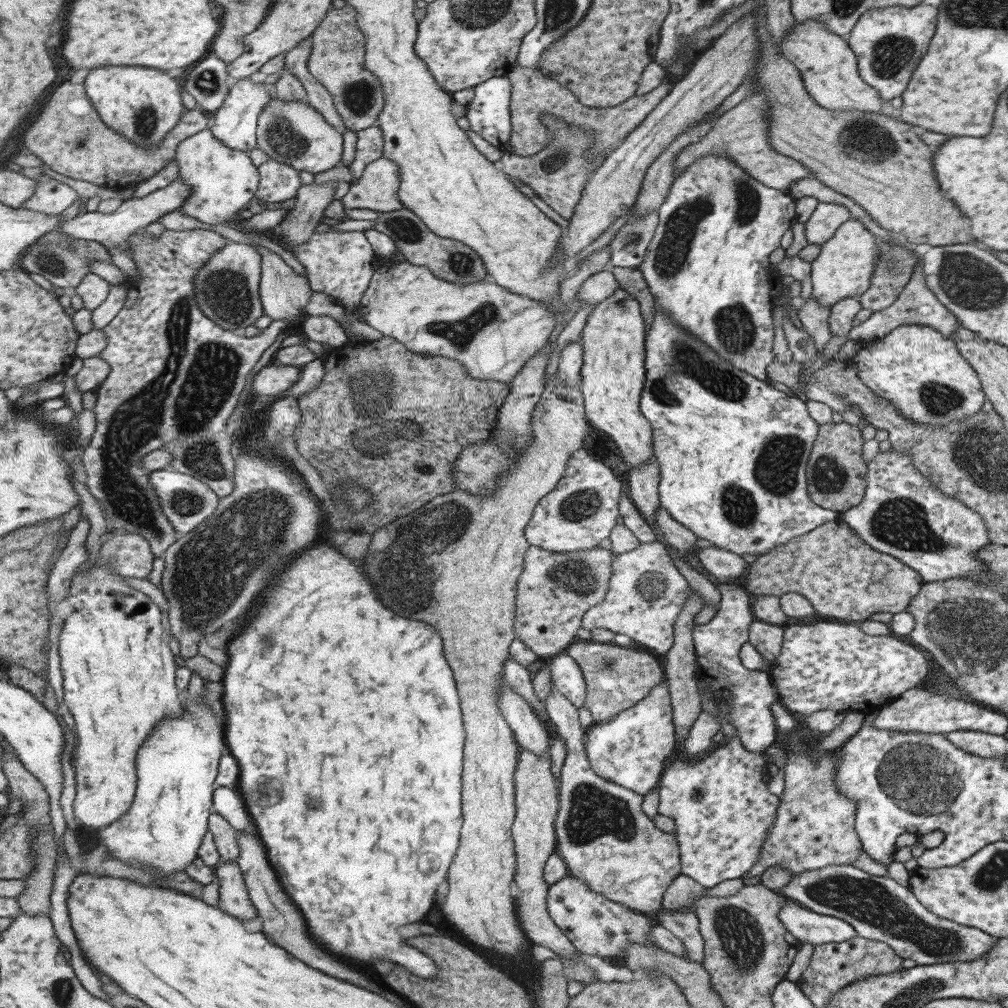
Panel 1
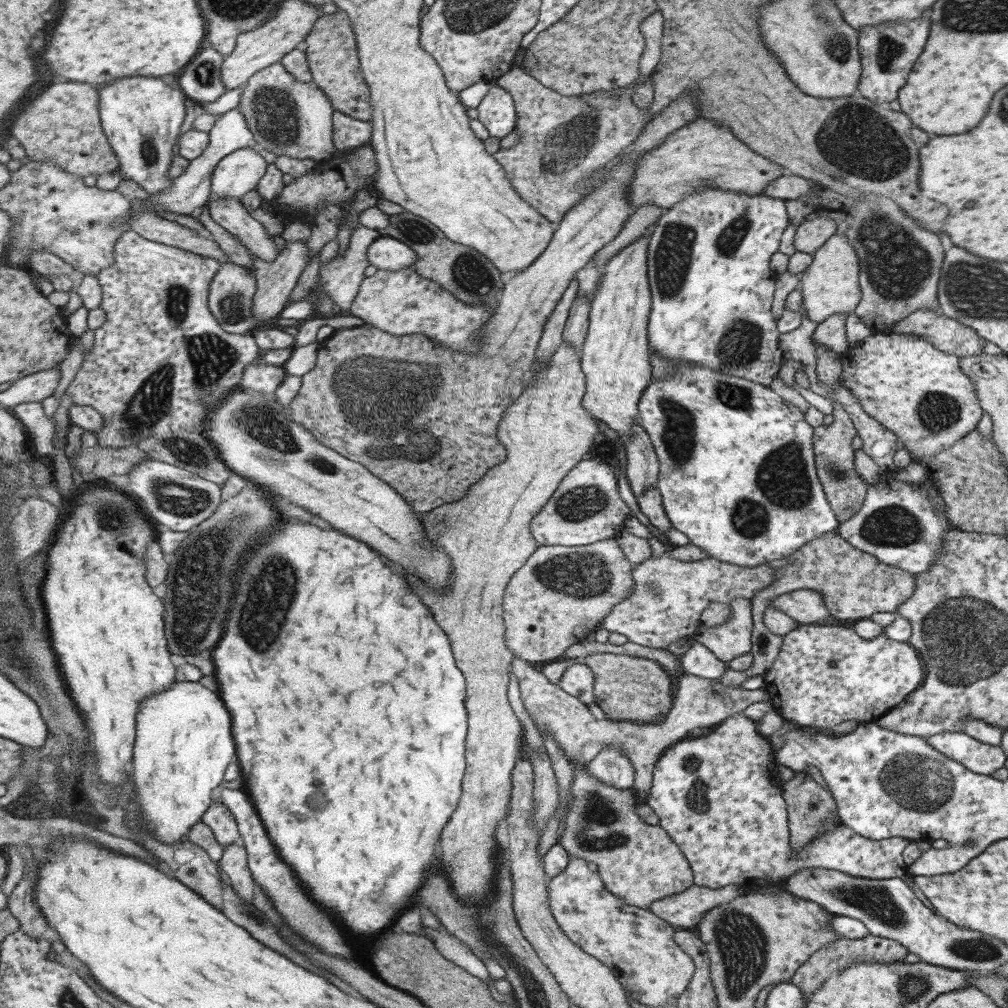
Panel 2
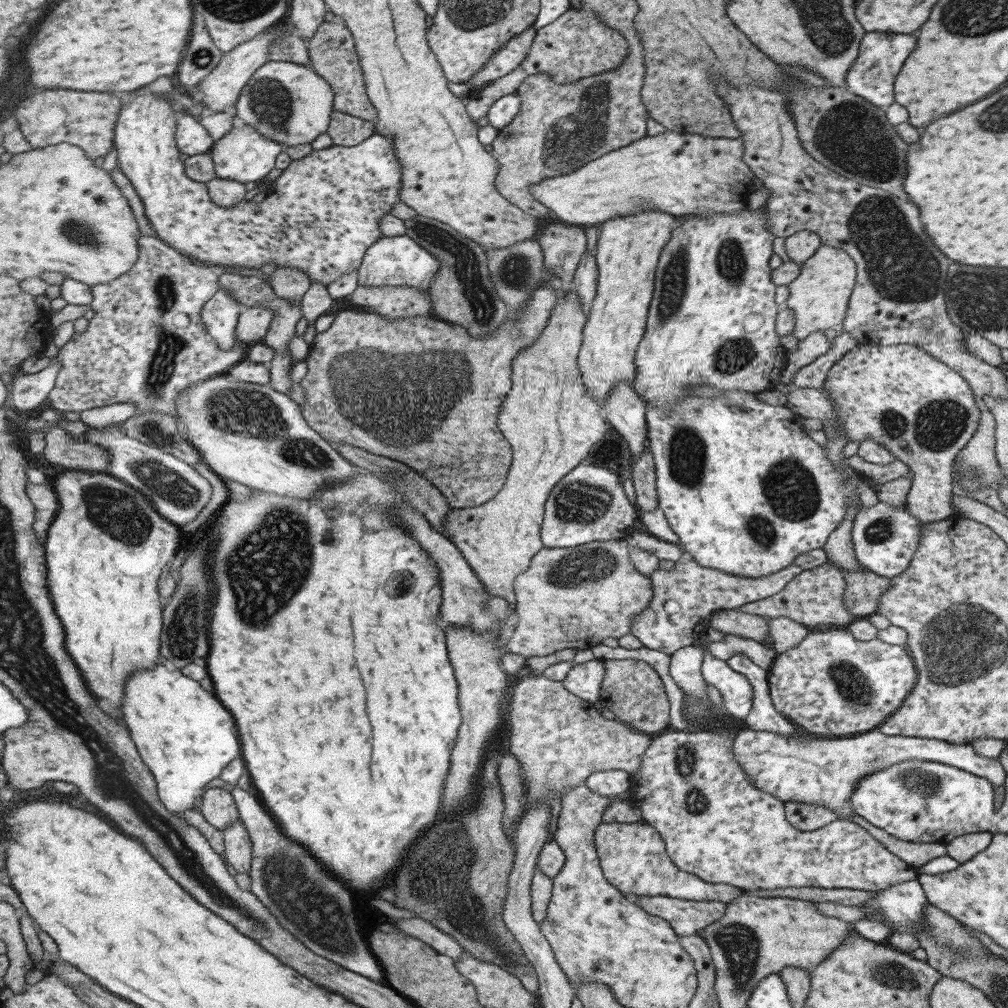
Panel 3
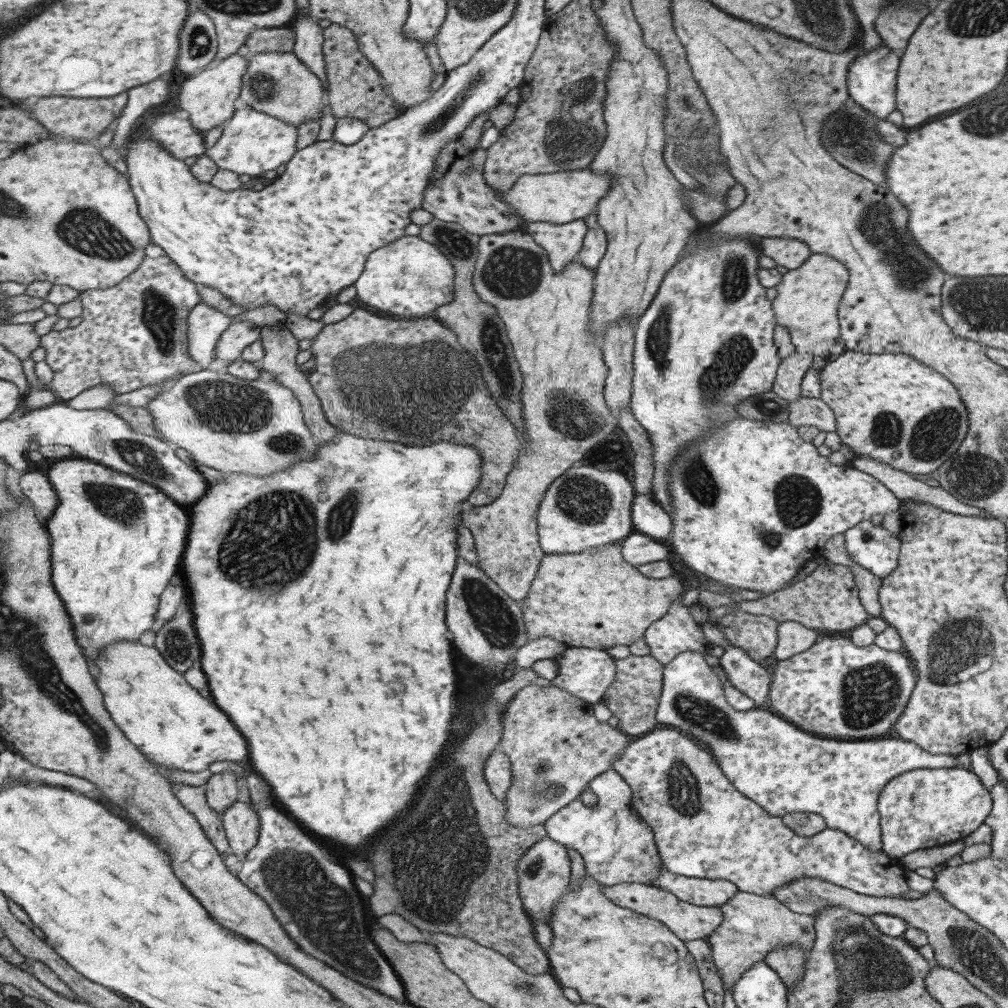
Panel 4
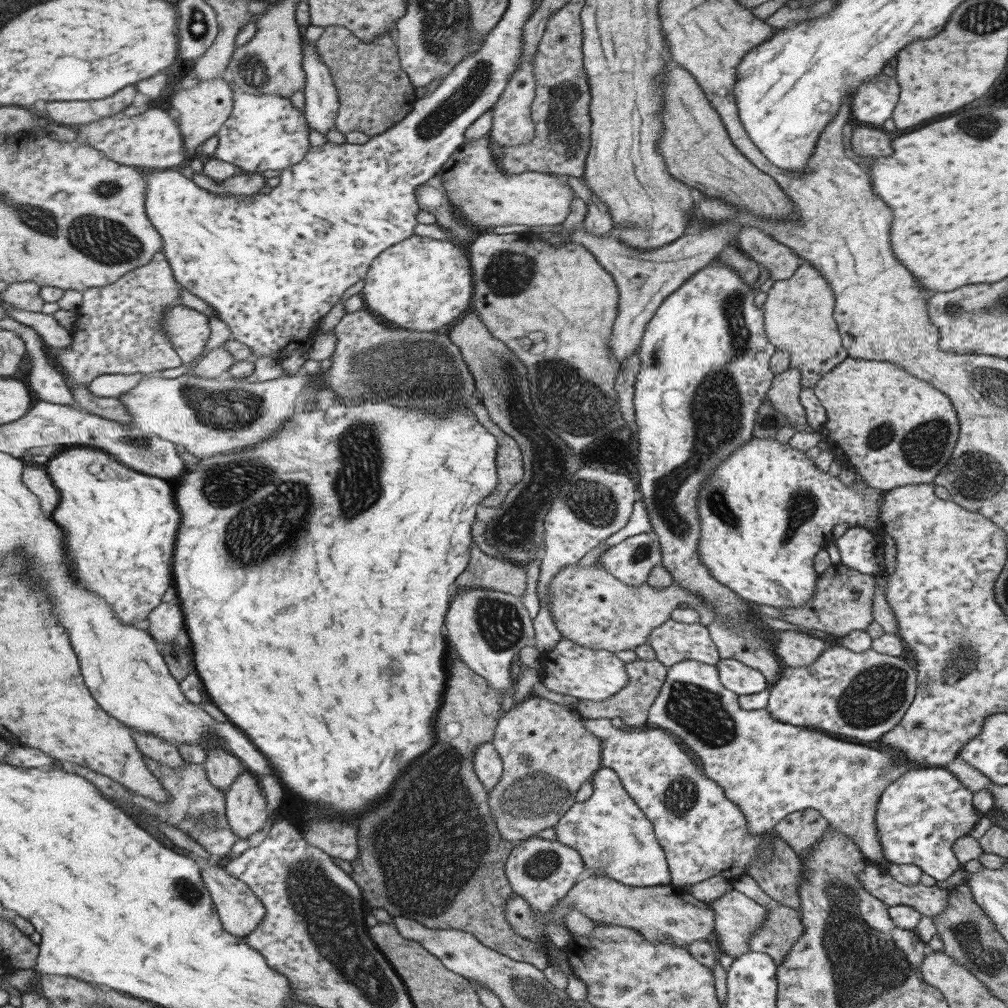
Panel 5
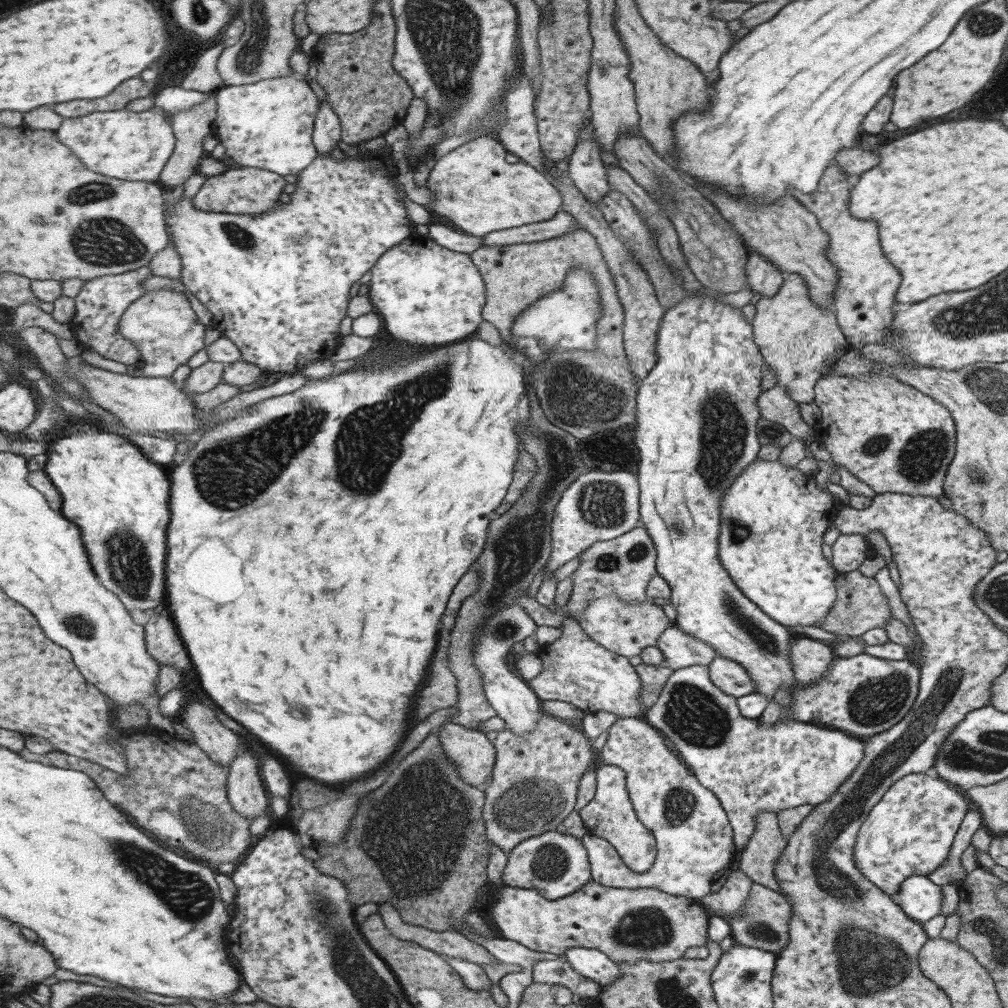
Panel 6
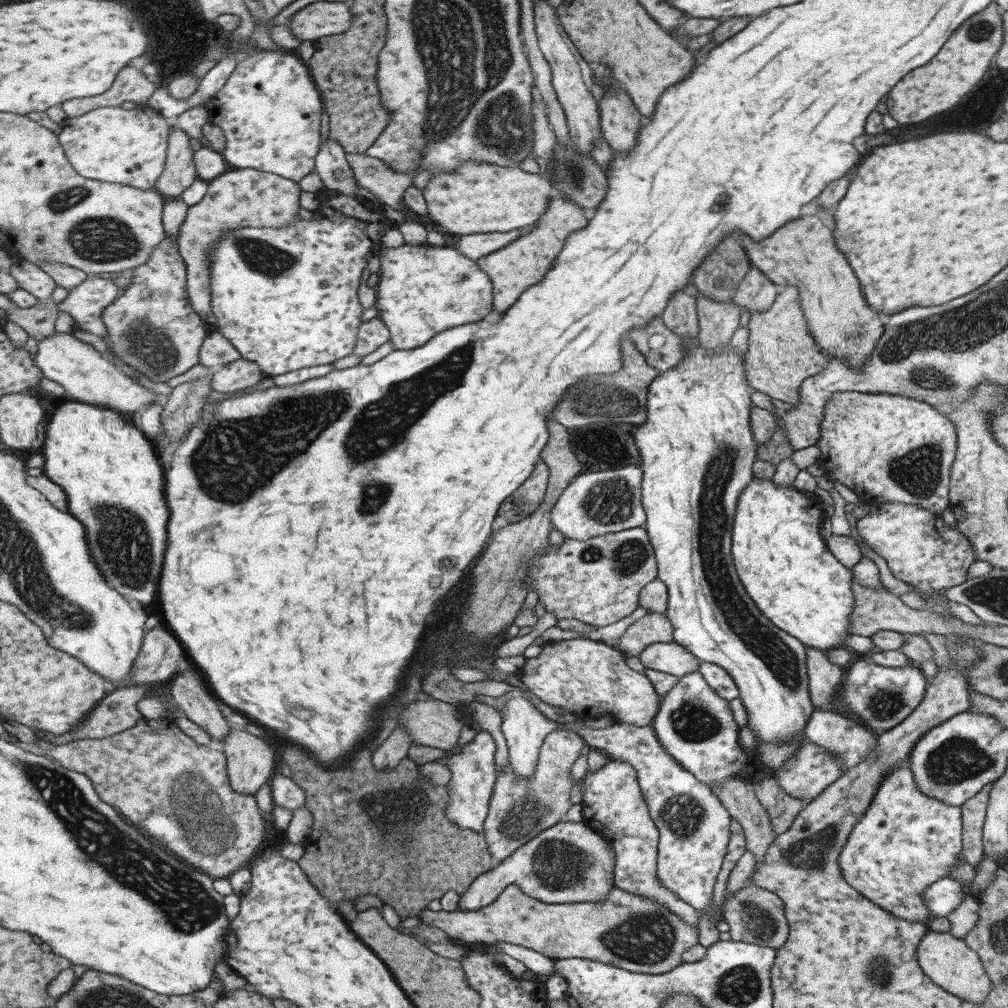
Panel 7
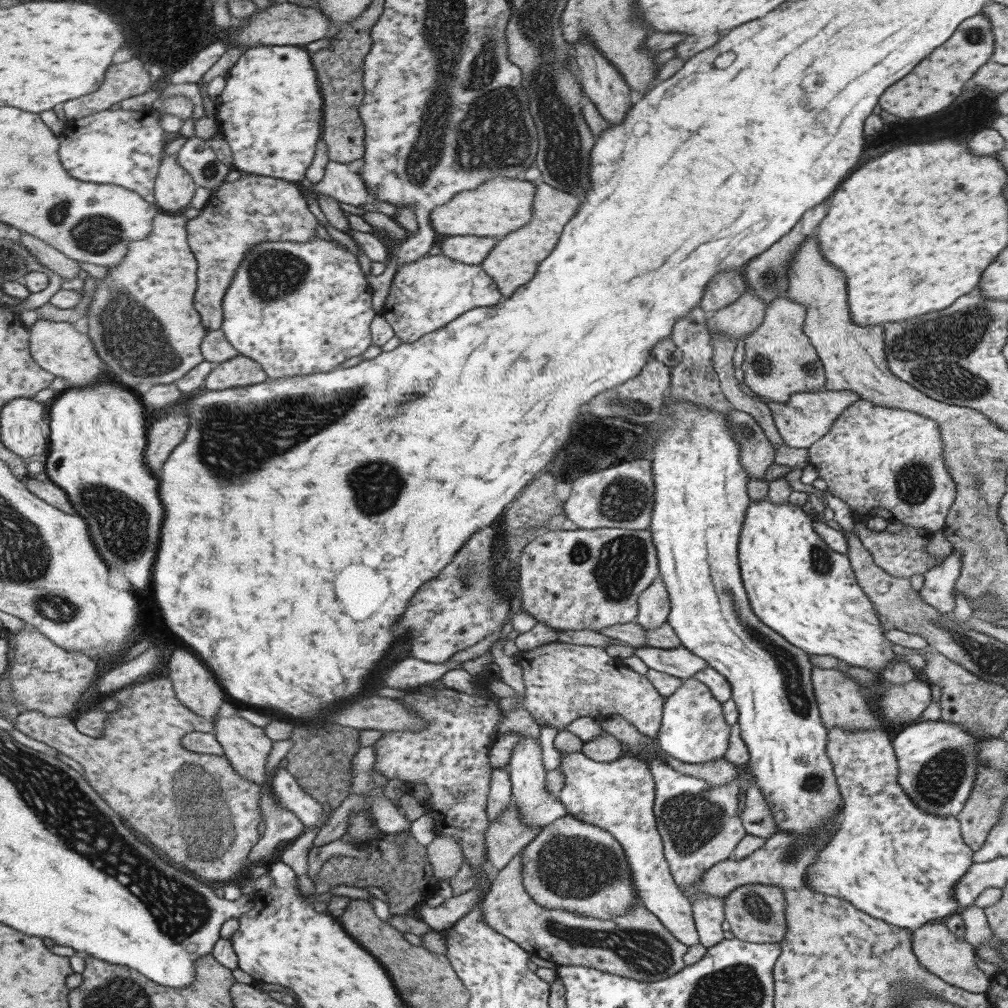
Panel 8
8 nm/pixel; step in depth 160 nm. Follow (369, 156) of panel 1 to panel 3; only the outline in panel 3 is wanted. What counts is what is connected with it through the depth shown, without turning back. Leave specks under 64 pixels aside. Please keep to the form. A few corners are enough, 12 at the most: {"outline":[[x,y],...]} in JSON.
{"outline":[[335,110],[328,136],[358,146],[376,132],[368,121]]}

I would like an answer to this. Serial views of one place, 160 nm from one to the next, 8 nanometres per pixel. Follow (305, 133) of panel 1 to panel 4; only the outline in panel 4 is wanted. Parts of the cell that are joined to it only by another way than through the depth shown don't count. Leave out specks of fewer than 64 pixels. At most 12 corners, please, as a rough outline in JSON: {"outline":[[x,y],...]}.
{"outline":[[293,52],[248,60],[240,98],[296,127],[325,116],[321,79]]}

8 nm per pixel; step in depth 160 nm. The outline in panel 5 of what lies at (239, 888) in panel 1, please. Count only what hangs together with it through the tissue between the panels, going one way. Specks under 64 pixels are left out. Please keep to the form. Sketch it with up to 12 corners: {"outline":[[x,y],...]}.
{"outline":[[245,772],[226,792],[238,838],[256,842],[267,826],[267,799]]}

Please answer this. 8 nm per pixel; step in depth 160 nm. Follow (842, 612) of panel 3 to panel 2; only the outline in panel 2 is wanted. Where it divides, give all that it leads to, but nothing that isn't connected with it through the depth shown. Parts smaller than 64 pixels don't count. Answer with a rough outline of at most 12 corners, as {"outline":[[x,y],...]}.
{"outline":[[797,589],[770,600],[797,624],[829,618],[822,594]]}

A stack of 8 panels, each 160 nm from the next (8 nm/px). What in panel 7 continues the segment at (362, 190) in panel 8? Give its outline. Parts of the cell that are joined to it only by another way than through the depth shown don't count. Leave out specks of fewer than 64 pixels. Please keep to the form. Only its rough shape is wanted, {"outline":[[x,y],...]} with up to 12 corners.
{"outline":[[338,140],[321,144],[316,171],[326,190],[358,196]]}

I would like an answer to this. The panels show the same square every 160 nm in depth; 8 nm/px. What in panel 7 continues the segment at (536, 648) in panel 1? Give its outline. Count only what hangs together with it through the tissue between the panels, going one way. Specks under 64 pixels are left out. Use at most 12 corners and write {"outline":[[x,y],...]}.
{"outline":[[649,612],[628,626],[615,648],[637,657],[654,643],[671,643],[664,613]]}

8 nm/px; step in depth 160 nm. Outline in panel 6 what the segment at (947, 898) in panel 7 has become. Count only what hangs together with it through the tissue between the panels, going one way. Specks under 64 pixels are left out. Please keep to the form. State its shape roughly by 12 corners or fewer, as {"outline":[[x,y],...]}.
{"outline":[[905,879],[891,898],[920,924],[940,914],[941,887]]}

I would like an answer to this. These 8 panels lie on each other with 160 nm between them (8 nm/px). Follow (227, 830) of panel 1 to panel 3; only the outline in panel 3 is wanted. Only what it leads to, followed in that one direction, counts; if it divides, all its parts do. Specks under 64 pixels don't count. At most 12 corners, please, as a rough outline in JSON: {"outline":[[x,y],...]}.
{"outline":[[226,788],[207,789],[200,808],[222,831],[240,818]]}

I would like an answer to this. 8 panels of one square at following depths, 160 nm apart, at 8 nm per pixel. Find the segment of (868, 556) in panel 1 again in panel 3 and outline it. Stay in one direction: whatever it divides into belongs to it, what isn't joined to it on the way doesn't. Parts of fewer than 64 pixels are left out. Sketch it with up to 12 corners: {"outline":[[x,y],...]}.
{"outline":[[829,557],[846,582],[844,607],[857,618],[875,614],[890,578],[861,566],[847,572]]}

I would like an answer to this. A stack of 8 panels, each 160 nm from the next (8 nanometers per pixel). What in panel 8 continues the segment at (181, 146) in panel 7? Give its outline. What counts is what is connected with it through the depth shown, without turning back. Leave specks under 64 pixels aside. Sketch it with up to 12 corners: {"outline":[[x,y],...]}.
{"outline":[[163,158],[157,206],[180,214],[191,207],[198,183],[178,161]]}

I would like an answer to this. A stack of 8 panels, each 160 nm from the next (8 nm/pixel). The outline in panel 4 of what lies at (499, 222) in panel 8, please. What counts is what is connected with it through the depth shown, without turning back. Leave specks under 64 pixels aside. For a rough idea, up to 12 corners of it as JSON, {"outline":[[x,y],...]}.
{"outline":[[608,174],[523,175],[500,194],[525,222],[595,213]]}

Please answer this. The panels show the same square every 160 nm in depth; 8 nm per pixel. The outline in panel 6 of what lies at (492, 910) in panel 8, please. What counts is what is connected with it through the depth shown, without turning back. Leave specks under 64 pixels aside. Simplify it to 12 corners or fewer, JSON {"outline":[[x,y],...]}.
{"outline":[[503,886],[493,923],[535,952],[665,962],[707,943],[701,902]]}

